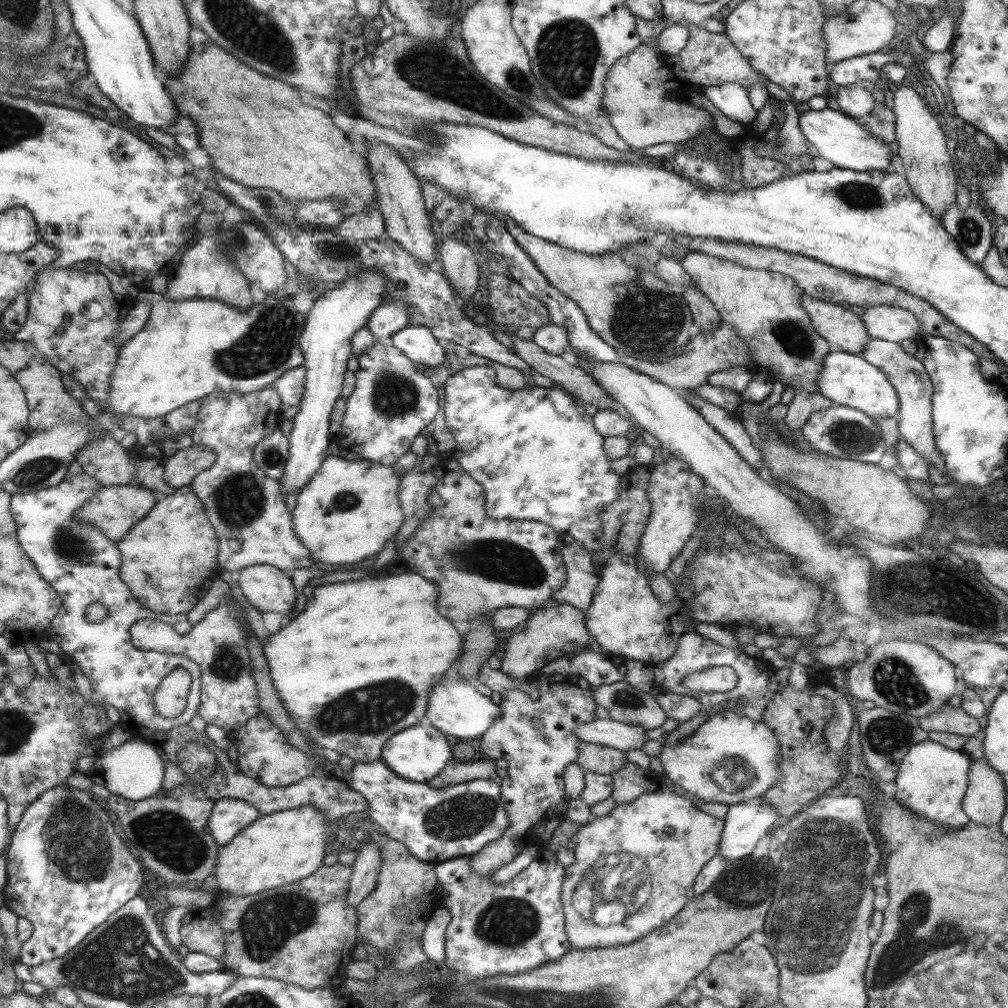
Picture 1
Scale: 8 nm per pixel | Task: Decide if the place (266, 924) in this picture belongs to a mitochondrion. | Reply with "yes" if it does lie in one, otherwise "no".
yes

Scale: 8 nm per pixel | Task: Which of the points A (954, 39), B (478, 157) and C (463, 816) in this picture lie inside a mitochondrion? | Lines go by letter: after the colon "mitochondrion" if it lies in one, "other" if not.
A: other
B: other
C: mitochondrion

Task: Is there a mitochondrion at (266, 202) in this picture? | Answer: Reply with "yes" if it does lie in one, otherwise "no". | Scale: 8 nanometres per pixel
yes

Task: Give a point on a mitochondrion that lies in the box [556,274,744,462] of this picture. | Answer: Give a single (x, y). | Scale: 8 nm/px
(647, 322)

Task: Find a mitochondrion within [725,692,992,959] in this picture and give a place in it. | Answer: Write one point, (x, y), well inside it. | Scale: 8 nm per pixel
(887, 735)

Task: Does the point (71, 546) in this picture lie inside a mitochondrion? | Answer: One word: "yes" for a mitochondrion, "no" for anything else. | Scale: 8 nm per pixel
yes

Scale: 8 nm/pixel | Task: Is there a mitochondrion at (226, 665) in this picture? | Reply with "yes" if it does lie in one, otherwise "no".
yes

